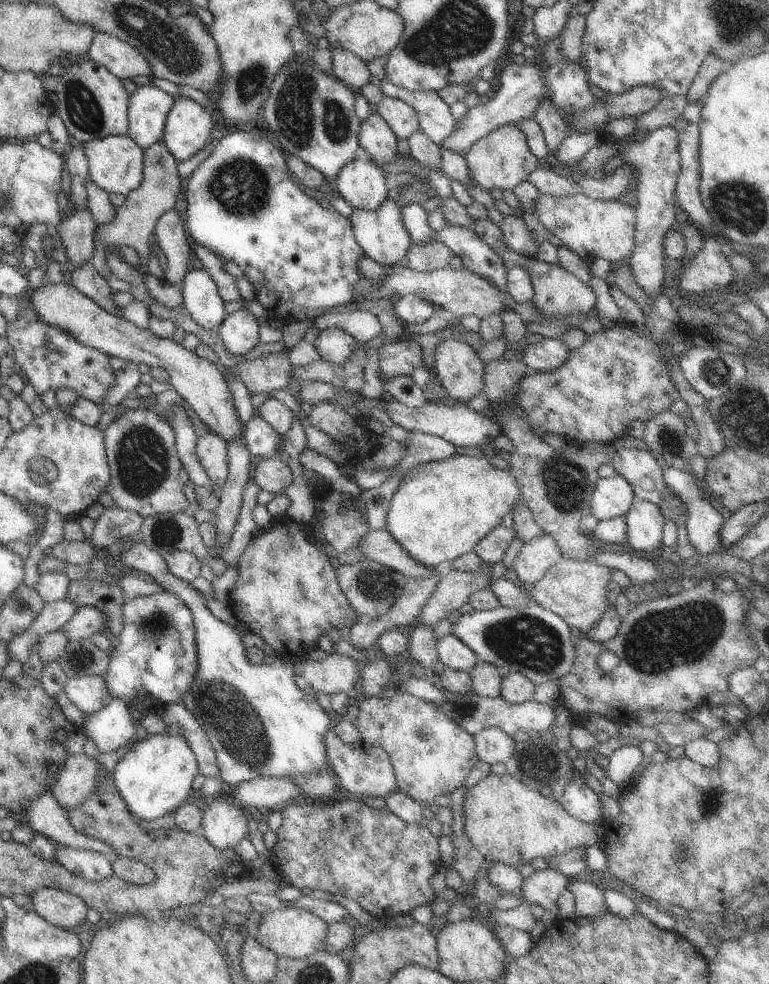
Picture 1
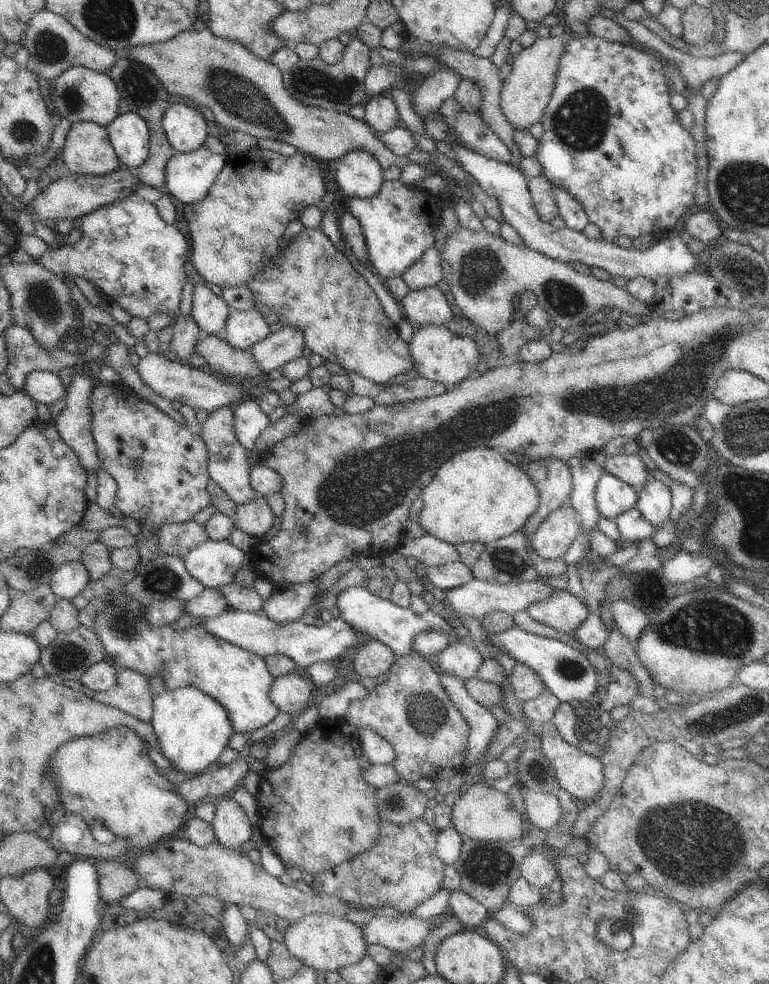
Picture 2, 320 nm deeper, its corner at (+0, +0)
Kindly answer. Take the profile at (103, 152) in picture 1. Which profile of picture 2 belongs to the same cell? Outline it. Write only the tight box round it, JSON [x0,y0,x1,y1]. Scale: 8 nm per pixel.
[62,121,121,176]

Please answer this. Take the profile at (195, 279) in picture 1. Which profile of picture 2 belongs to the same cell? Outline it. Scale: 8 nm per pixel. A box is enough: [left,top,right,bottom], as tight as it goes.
[191,285,230,336]

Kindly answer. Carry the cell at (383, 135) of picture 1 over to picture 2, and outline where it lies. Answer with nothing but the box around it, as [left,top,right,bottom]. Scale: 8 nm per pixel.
[363,94,400,132]

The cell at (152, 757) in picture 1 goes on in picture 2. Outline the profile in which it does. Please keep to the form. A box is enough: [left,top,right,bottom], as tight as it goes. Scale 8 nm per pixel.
[151,687,235,779]

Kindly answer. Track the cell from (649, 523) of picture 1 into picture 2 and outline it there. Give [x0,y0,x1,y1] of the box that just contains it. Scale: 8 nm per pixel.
[635,476,671,529]

